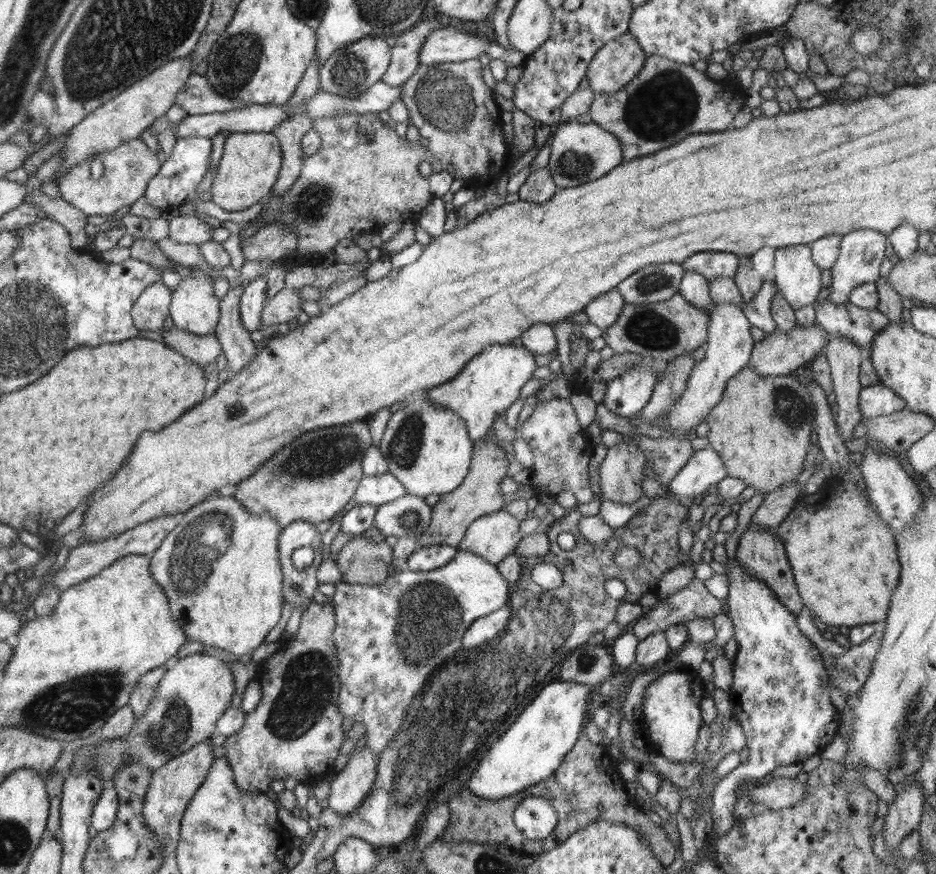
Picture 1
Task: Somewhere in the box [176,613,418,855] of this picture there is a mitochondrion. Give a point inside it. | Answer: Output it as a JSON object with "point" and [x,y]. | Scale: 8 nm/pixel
{"point":[306,688]}

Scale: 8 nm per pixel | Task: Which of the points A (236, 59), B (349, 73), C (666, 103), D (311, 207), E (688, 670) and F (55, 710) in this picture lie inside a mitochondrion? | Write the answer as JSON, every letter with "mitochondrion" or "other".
{"A":"mitochondrion","B":"mitochondrion","C":"mitochondrion","D":"mitochondrion","E":"other","F":"mitochondrion"}

